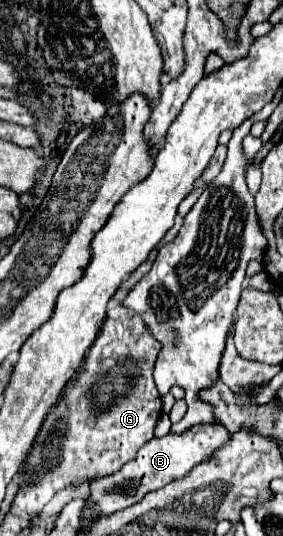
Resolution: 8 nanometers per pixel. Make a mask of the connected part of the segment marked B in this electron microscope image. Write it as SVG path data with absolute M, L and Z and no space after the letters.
M203 423L203 425L195 425L189 431L185 431L183 435L165 435L165 437L153 437L145 447L141 447L141 451L137 453L135 461L125 463L125 467L121 467L121 471L103 477L103 479L95 479L91 481L91 495L85 499L87 507L83 511L83 519L85 517L95 517L95 515L111 515L115 511L121 511L137 501L141 501L145 497L145 493L155 491L165 487L167 483L181 479L185 475L189 475L189 471L197 465L197 463L205 463L213 457L213 453L217 449L223 447L223 443L229 441L229 431L221 425L221 423Z

